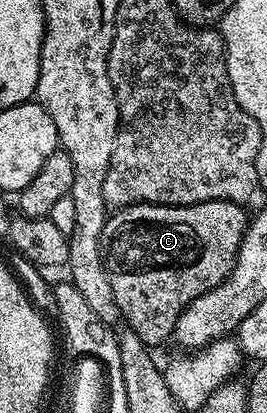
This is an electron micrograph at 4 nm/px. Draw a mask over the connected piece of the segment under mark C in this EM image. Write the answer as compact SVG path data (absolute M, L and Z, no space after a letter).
M210 200L200 204L184 204L182 206L174 204L131 204L128 208L120 208L108 215L101 234L103 265L109 274L109 286L113 286L113 298L119 307L120 317L125 321L125 324L127 320L126 327L135 332L143 344L154 346L154 344L161 343L162 340L170 341L175 331L175 323L179 321L179 315L185 310L185 306L189 306L189 302L193 302L193 298L213 290L227 279L227 275L231 273L235 265L235 259L249 223L249 212L246 212L245 209L243 204L234 204L228 200Z

